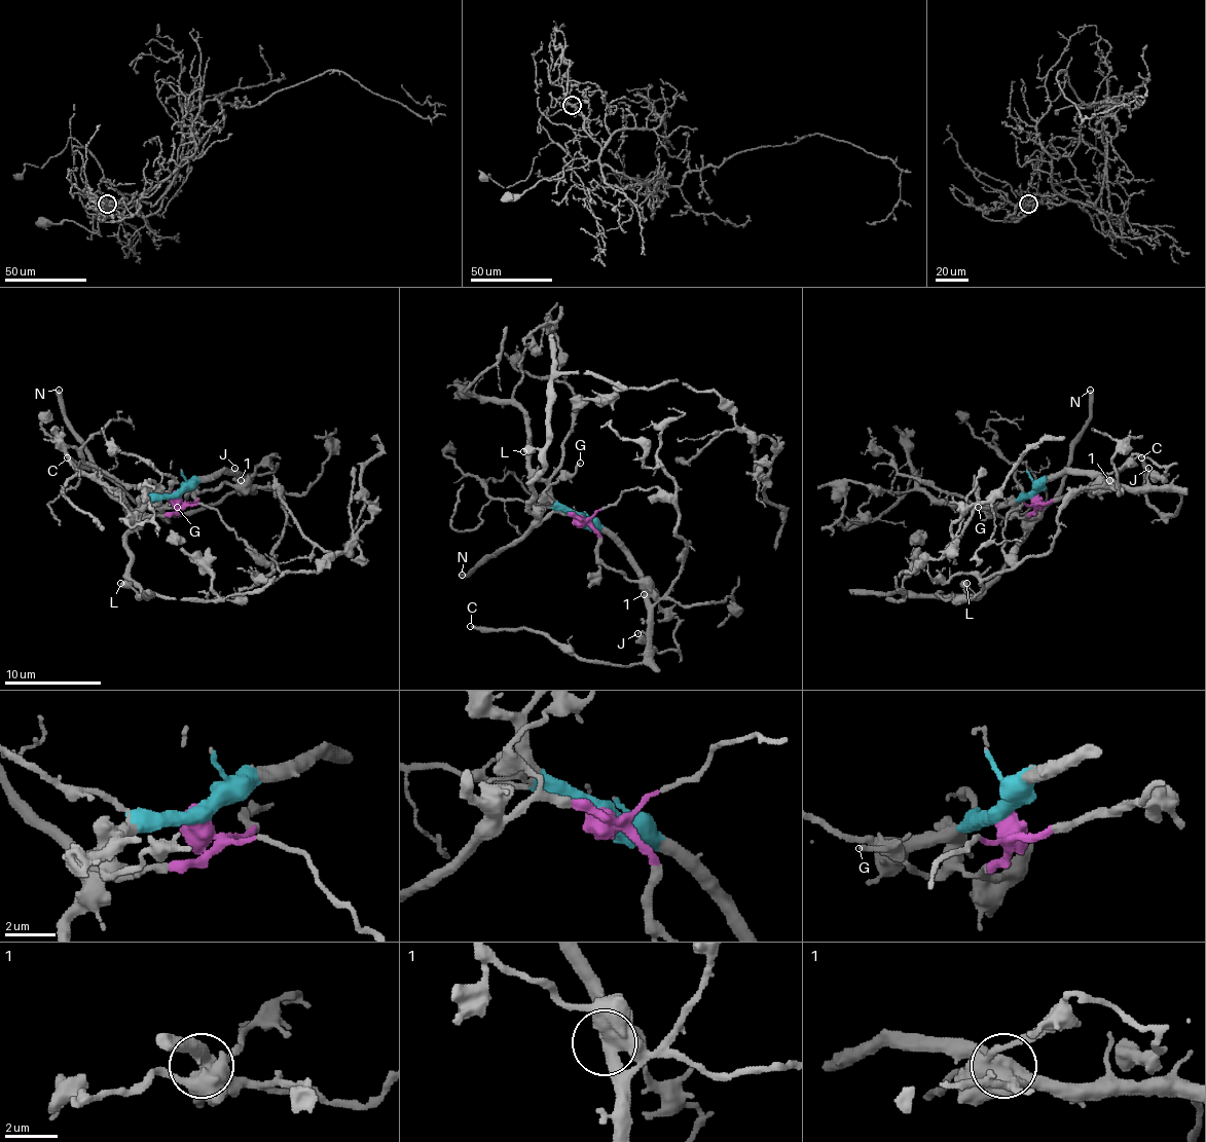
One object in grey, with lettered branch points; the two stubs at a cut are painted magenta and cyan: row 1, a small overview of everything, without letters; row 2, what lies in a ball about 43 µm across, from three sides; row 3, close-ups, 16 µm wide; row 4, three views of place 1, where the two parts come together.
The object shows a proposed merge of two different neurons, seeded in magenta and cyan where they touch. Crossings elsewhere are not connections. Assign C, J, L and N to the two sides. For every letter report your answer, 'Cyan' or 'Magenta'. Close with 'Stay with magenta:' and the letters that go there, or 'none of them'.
C: Cyan
J: Cyan
L: Magenta
N: Magenta
Stay with magenta: L, N

